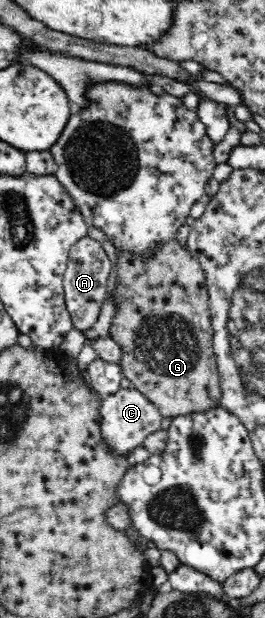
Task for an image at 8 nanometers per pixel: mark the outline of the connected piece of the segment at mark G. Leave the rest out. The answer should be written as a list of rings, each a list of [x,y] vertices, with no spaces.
[[[163,240],[164,244],[159,244],[159,247],[152,253],[152,256],[145,261],[139,255],[133,253],[119,253],[117,251],[117,277],[115,290],[115,305],[117,305],[117,317],[113,320],[110,337],[121,345],[121,360],[119,366],[121,368],[122,376],[127,377],[137,391],[142,392],[154,405],[159,409],[163,417],[173,418],[174,416],[186,415],[192,412],[205,412],[218,406],[218,398],[221,394],[221,383],[218,366],[216,365],[216,358],[214,348],[212,347],[213,328],[211,327],[211,314],[209,312],[209,295],[206,285],[206,276],[201,269],[201,263],[197,261],[188,249],[183,249],[179,246],[176,240]]]

